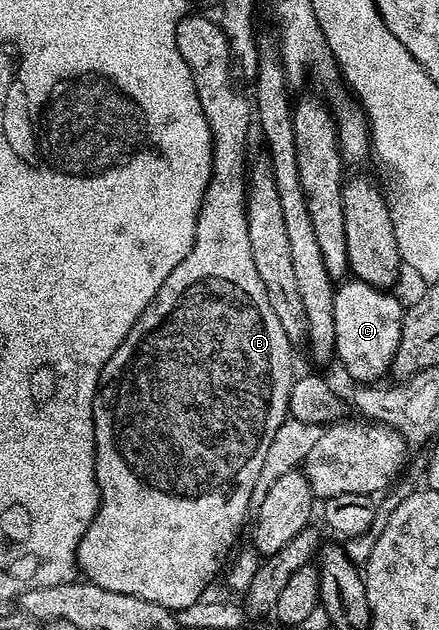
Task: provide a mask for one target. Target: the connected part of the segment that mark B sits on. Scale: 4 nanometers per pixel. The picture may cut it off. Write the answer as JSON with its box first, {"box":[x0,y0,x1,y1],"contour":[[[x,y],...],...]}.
{"box":[76,16,294,612],"contour":[[[185,16],[181,18],[180,23],[176,25],[176,43],[178,44],[178,52],[182,52],[182,60],[186,60],[186,64],[190,68],[190,72],[194,76],[194,86],[198,92],[198,100],[202,104],[202,112],[206,112],[206,124],[210,124],[210,132],[212,133],[212,178],[208,181],[208,188],[204,193],[202,208],[198,214],[198,224],[196,225],[196,243],[192,246],[191,252],[186,256],[186,260],[182,260],[182,264],[178,264],[178,268],[174,268],[174,272],[170,272],[170,276],[166,278],[162,284],[162,288],[156,294],[156,299],[153,300],[146,308],[146,312],[142,312],[142,316],[134,324],[134,328],[130,328],[130,332],[126,336],[126,340],[122,340],[122,344],[114,352],[114,356],[110,356],[110,360],[106,364],[106,368],[100,374],[100,387],[96,389],[96,399],[94,400],[94,440],[96,441],[96,483],[100,489],[100,507],[96,510],[94,520],[90,524],[90,528],[86,528],[86,532],[82,536],[82,540],[76,549],[76,565],[79,573],[83,575],[89,582],[93,582],[98,588],[106,588],[110,592],[122,592],[130,596],[138,596],[142,600],[150,600],[154,604],[158,604],[162,608],[173,612],[180,609],[189,608],[190,605],[201,601],[205,597],[204,589],[215,580],[216,577],[221,577],[222,571],[225,569],[226,563],[229,561],[230,555],[233,553],[232,545],[240,538],[240,533],[244,530],[244,521],[249,521],[250,511],[253,509],[254,503],[254,488],[258,484],[258,476],[262,476],[262,468],[266,464],[266,452],[270,452],[270,444],[274,444],[274,436],[278,432],[278,428],[289,417],[288,401],[290,400],[290,392],[292,391],[292,383],[294,381],[294,373],[292,374],[292,346],[288,333],[282,328],[281,321],[274,312],[274,304],[270,304],[270,296],[262,282],[262,276],[258,274],[258,268],[254,266],[254,252],[250,250],[250,236],[248,235],[248,188],[249,188],[249,170],[250,161],[248,162],[248,129],[253,129],[254,126],[254,106],[244,94],[239,94],[232,87],[232,66],[234,67],[234,51],[226,40],[224,30],[220,27],[219,21],[208,18],[191,18]]]}

